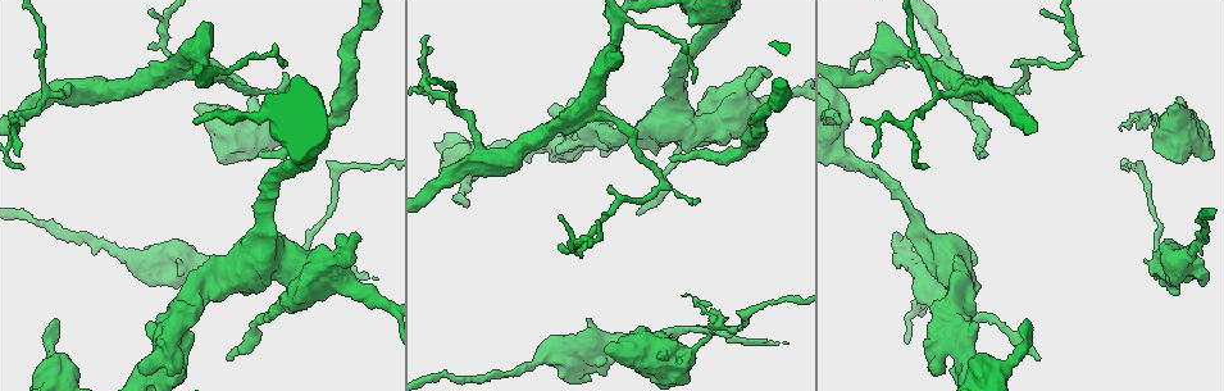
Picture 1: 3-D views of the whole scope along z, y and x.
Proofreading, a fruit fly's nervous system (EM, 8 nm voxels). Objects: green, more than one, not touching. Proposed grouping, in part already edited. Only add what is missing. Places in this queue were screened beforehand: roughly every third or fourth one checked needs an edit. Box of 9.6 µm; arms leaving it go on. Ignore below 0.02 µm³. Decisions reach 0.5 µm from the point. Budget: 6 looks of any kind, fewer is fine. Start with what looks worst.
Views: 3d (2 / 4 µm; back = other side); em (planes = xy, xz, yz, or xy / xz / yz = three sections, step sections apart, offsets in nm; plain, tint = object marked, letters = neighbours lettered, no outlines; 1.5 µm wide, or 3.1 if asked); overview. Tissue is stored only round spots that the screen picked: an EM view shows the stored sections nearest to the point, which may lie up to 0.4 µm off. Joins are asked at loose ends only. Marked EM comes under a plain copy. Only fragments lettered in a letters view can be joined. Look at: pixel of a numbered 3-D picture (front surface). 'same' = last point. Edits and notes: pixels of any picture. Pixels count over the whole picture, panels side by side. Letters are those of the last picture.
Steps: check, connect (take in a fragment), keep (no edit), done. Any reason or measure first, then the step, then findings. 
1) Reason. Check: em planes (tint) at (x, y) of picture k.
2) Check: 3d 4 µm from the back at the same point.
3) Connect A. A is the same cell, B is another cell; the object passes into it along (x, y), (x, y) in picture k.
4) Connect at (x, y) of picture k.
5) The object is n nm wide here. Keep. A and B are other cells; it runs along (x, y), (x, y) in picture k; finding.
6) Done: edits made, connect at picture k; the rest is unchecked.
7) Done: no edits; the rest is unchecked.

Branch stops here. Check: 3d 2 µm at (1036, 360) of picture 1.

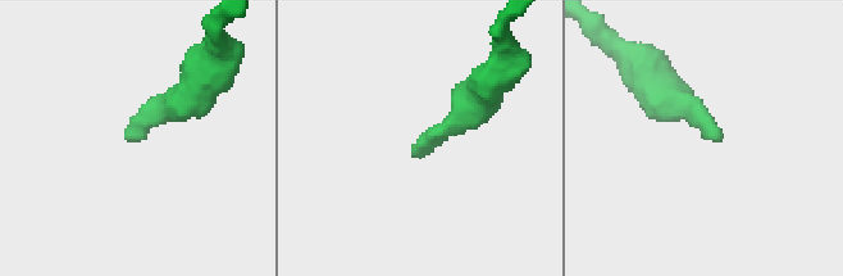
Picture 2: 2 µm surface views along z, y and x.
Need the tissue. Check: em planes (letters) at (717, 139) of picture 2.

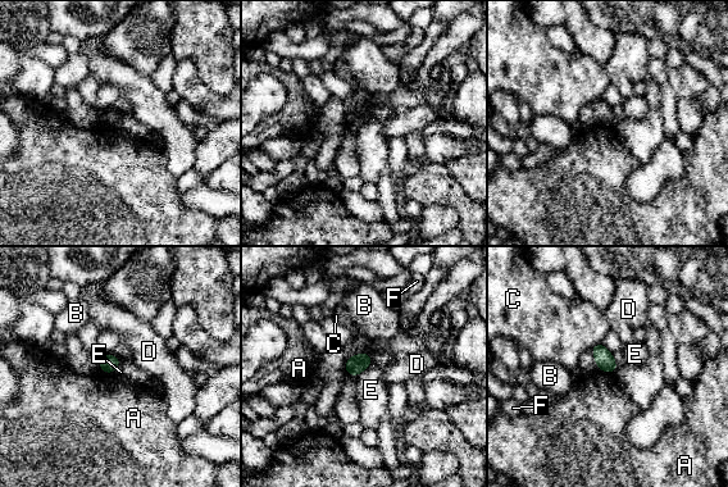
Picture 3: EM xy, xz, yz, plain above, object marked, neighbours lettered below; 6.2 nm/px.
Keep. A, B, C, D, E and F are other cells; a border runs along (597, 368), (613, 372) in picture 3; none of them fits.

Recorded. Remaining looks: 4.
Branch stops here. Check: 3d 4 µm at (282, 74) of picture 1.

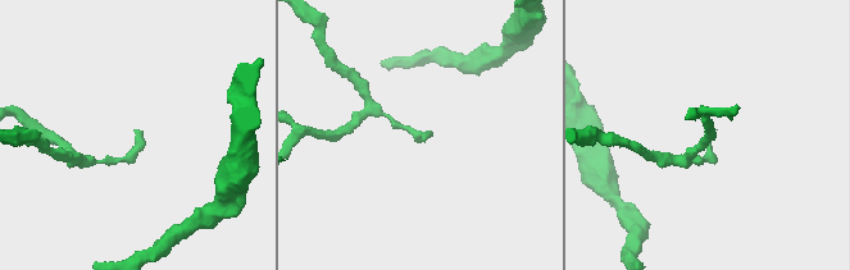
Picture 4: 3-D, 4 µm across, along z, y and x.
Need the tissue. Check: em planes (letters) at (424, 140) of picture 4.

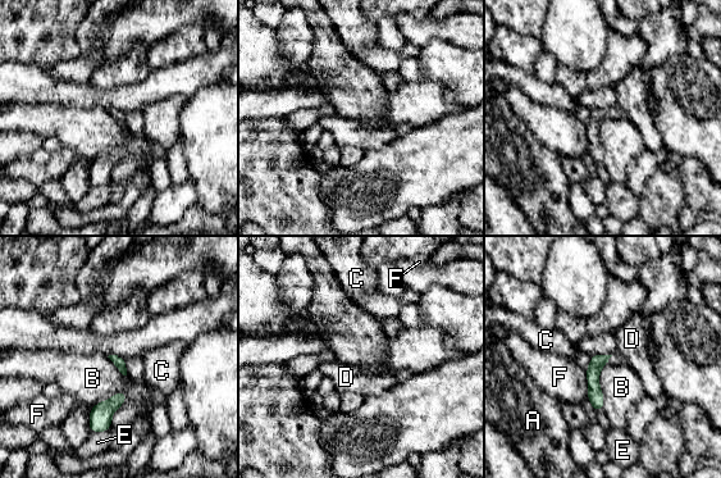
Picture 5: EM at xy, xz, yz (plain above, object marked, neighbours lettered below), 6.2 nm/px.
The longest contact is with B, 300 nm. Keep. A, B, C, D, E and F are other cells; a border runs along (607, 362), (598, 379), (602, 409) in picture 5; none of them fits.

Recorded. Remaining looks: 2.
Free end. Check: em planes (letters) at (874, 153) of picture 1.

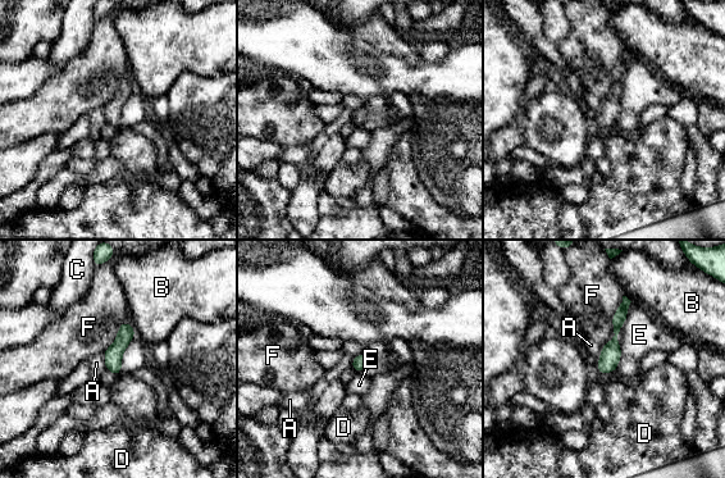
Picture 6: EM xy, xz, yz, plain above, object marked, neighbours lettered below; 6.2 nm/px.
The object is 90 nm wide here; the longest contact is with E, 440 nm. Keep. A, B, C, D, E and F are other cells; no lettered fragment goes on from it.

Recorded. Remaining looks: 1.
Done: no edits; the rest is unchecked.

